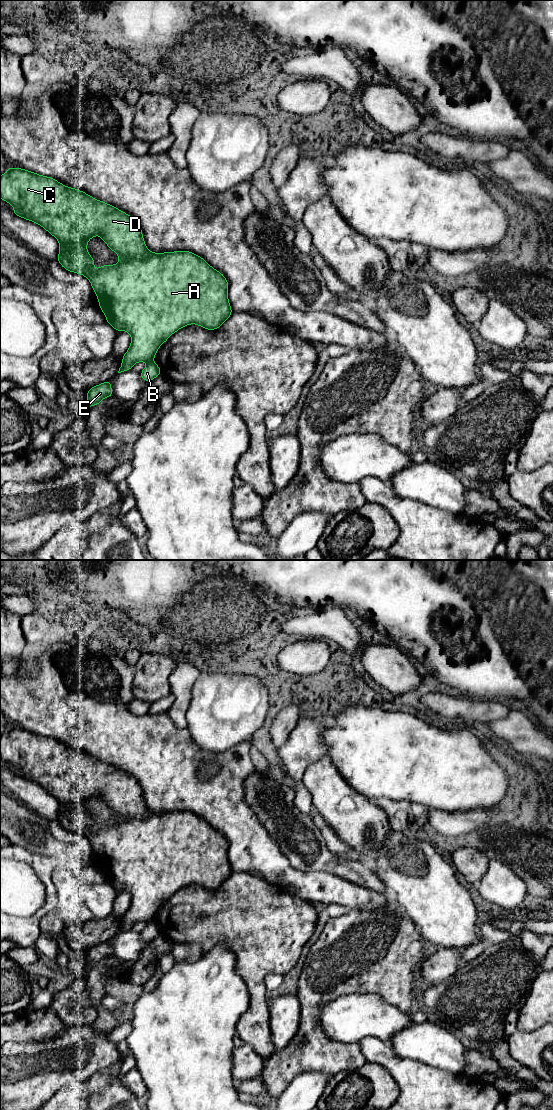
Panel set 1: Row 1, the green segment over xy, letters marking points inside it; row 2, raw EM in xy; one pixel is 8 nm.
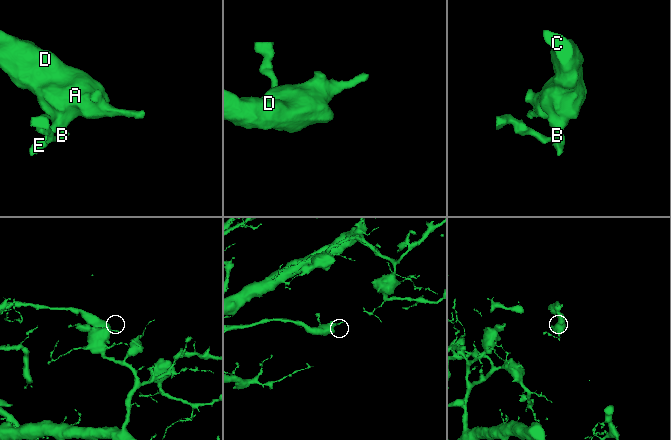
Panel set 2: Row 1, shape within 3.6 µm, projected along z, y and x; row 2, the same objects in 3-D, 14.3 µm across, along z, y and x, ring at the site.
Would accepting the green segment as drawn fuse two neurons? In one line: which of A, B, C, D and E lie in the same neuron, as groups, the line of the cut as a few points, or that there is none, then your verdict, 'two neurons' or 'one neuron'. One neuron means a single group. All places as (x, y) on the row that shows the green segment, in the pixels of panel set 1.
groups A C D E / B; cut xy (152, 359), (148, 362); two neurons

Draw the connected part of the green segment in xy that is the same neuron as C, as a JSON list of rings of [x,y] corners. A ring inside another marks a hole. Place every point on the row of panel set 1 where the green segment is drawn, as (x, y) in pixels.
[[[8,166],[8,171],[0,176],[0,198],[13,206],[15,216],[40,225],[58,240],[60,249],[57,260],[61,266],[67,271],[85,276],[90,281],[93,291],[97,296],[99,307],[106,317],[106,322],[108,322],[116,331],[126,331],[130,334],[131,344],[127,352],[122,357],[122,364],[118,373],[131,370],[133,365],[138,362],[152,361],[159,347],[165,343],[172,334],[176,333],[184,326],[196,324],[206,330],[216,330],[220,328],[222,324],[231,316],[233,311],[228,299],[229,283],[222,273],[210,266],[202,257],[190,251],[173,251],[163,253],[150,252],[143,239],[143,233],[139,222],[134,217],[128,215],[113,205],[107,204],[101,200],[97,200],[81,190],[67,187],[55,180],[53,177],[39,175],[23,168],[12,168],[10,166]],[[98,235],[102,238],[106,245],[119,256],[119,262],[117,264],[102,265],[98,269],[93,268],[95,260],[90,256],[87,250],[87,243],[92,237]]]

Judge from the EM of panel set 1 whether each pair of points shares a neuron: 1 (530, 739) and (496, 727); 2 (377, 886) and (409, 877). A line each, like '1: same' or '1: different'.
1: same
2: different

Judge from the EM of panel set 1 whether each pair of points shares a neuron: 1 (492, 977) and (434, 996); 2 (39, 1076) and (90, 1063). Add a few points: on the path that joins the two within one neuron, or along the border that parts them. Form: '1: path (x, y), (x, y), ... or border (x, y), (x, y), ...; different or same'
1: path (478, 991), (473, 996), (448, 996); same
2: path (52, 1064), (77, 1063); same

